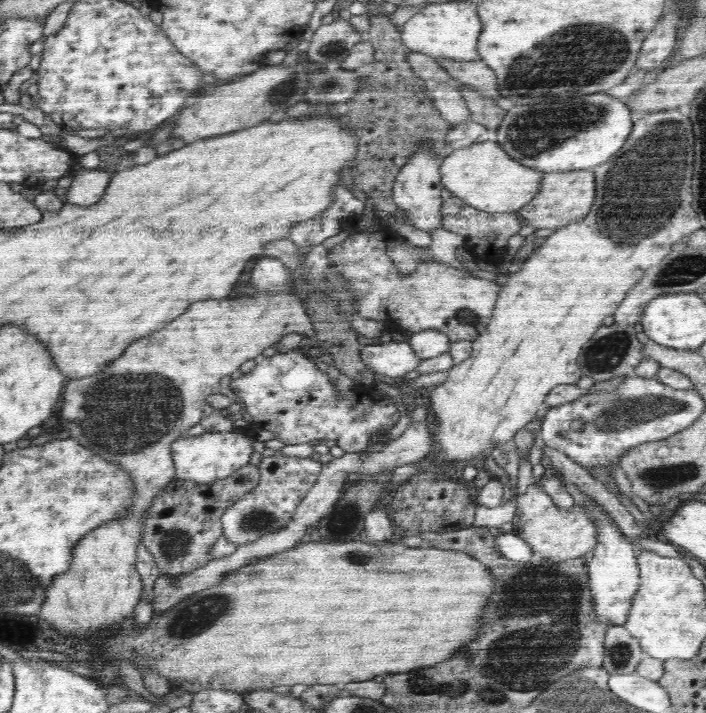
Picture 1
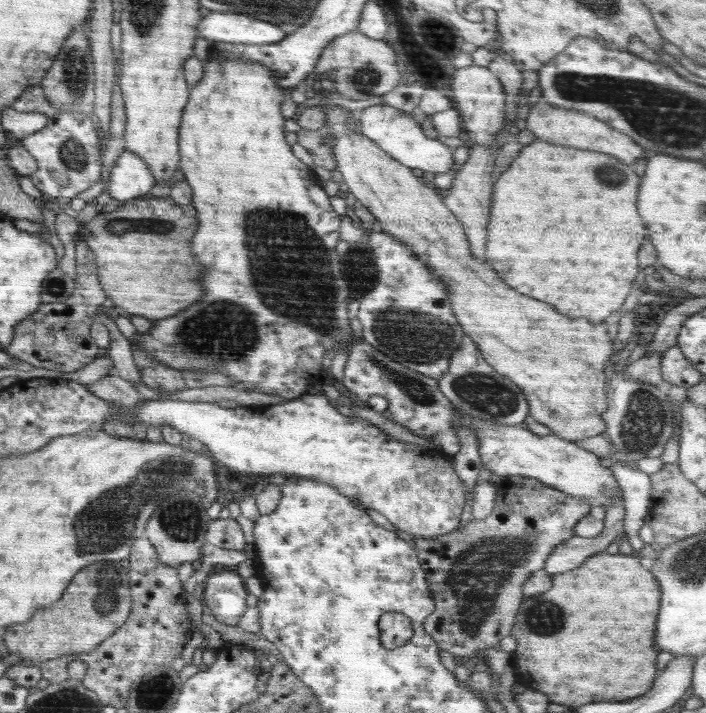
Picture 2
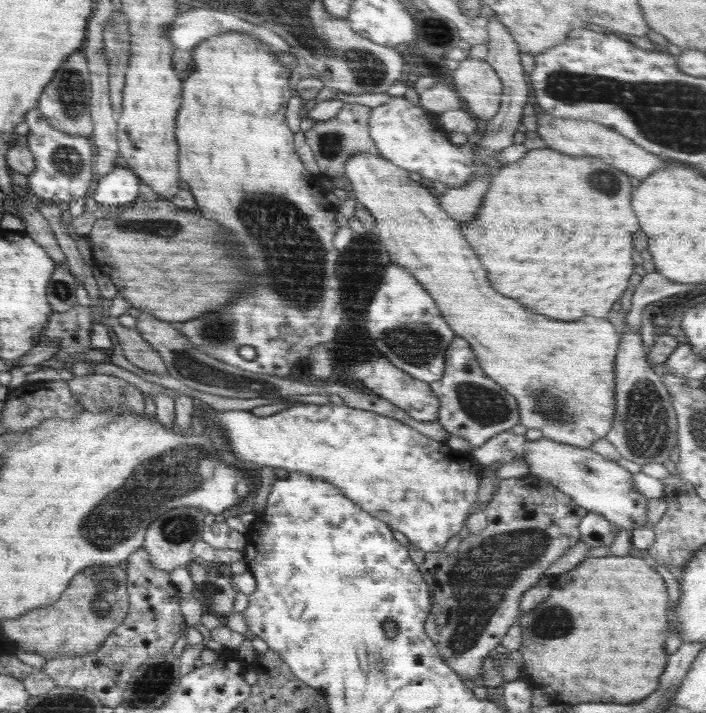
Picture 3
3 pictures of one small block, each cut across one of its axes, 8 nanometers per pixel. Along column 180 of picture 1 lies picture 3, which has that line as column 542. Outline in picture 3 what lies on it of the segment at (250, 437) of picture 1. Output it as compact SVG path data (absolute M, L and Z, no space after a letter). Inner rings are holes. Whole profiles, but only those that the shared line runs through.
M510 431L495 434L492 438L472 452L477 462L488 468L493 462L510 464L522 459L528 464L529 472L549 481L563 494L566 494L576 506L587 512L598 512L606 520L617 526L619 530L634 531L648 527L647 511L649 500L636 492L631 483L632 473L624 469L616 461L606 459L590 448L565 445L549 438L529 441L524 435L516 435Z

